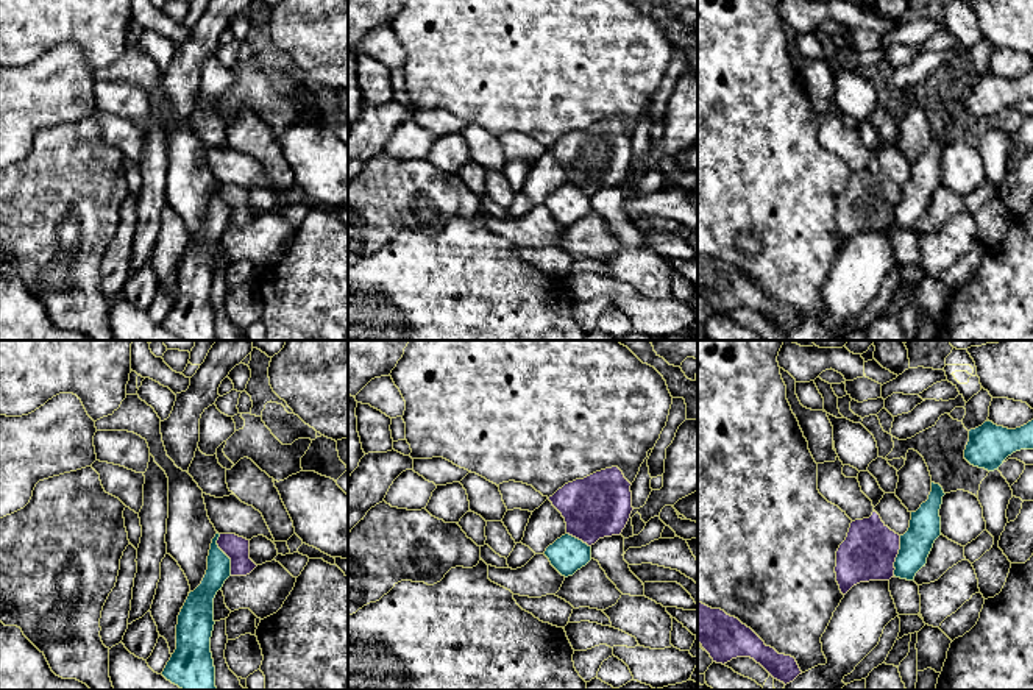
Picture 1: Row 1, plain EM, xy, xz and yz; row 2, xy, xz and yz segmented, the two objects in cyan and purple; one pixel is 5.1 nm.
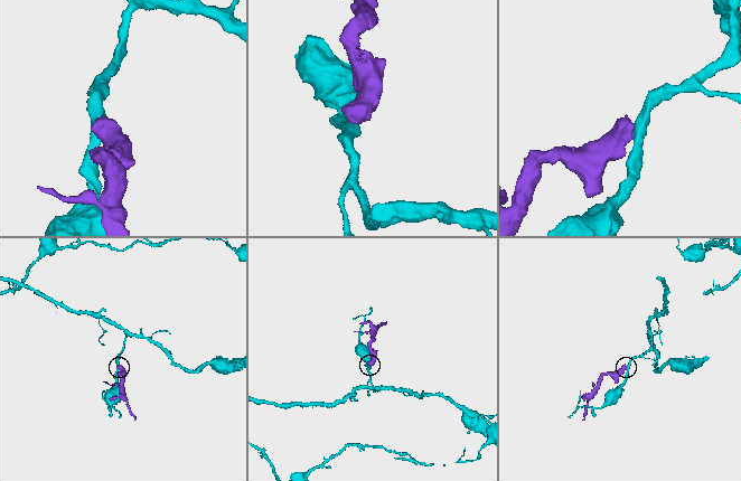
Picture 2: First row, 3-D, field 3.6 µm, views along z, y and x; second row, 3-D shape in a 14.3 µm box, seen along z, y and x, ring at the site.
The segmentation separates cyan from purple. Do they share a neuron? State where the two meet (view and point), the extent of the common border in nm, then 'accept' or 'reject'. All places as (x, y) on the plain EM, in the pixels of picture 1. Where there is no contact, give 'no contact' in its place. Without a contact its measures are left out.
xy (225, 205) | 220 nm | reject

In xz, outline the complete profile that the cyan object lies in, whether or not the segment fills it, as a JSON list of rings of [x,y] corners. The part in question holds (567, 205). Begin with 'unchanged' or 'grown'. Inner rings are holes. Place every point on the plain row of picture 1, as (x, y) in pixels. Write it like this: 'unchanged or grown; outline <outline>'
unchanged; outline [[[565,184],[546,198],[545,206],[562,226],[568,228],[591,211],[591,197]]]

